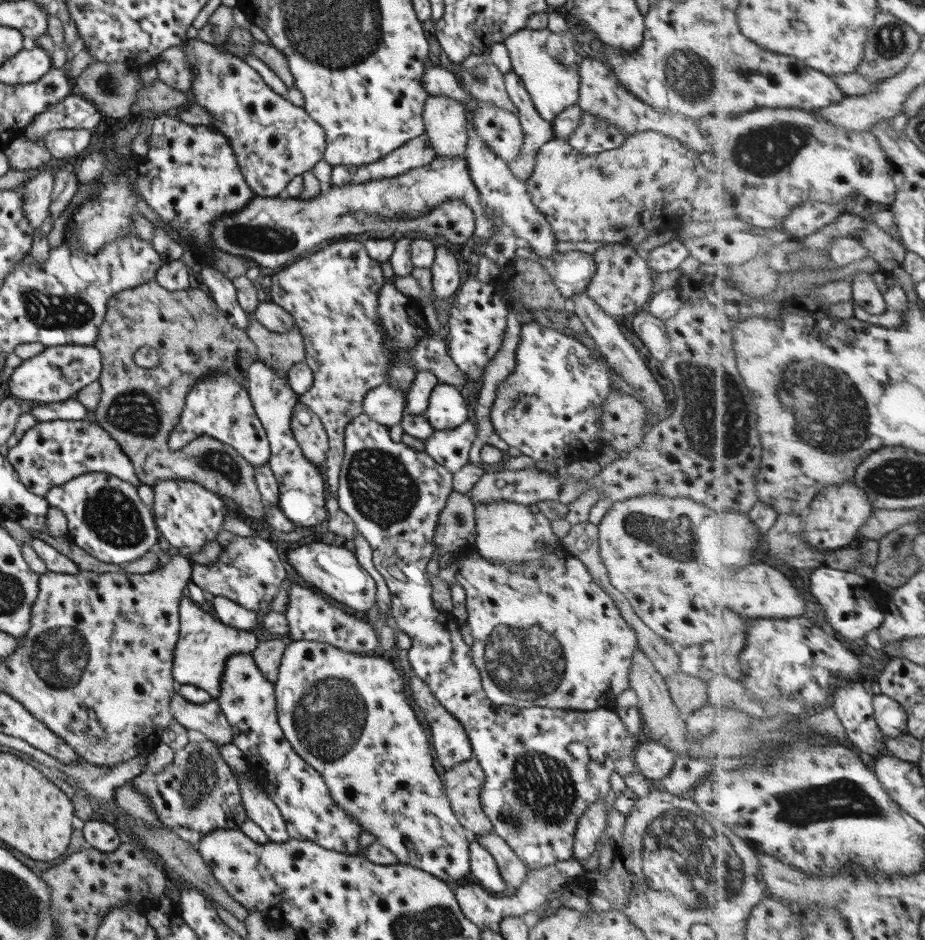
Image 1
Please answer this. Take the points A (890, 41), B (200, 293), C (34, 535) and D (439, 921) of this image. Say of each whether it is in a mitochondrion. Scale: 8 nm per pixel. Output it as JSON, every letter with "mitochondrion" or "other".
{"A":"mitochondrion","B":"other","C":"other","D":"mitochondrion"}

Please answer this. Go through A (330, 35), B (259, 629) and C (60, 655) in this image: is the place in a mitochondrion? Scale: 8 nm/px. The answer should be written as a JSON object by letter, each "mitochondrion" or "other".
{"A":"mitochondrion","B":"other","C":"mitochondrion"}

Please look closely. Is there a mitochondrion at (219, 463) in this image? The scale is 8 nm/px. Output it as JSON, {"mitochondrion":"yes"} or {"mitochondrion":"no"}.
{"mitochondrion":"yes"}

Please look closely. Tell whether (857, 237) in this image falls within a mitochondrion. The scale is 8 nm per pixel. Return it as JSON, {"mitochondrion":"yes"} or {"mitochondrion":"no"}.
{"mitochondrion":"no"}

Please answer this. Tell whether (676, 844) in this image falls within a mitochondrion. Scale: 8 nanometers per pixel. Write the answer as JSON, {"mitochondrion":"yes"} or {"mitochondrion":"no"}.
{"mitochondrion":"yes"}

